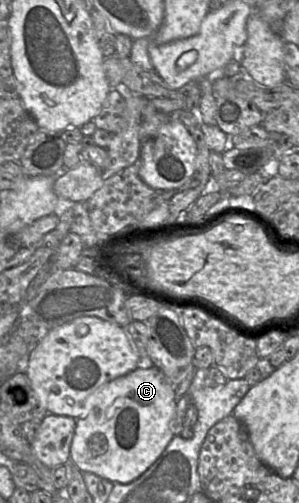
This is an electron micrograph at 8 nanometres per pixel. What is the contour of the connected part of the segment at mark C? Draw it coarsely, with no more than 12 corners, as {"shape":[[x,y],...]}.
{"shape":[[155,366],[87,398],[69,461],[131,483],[173,438]]}

